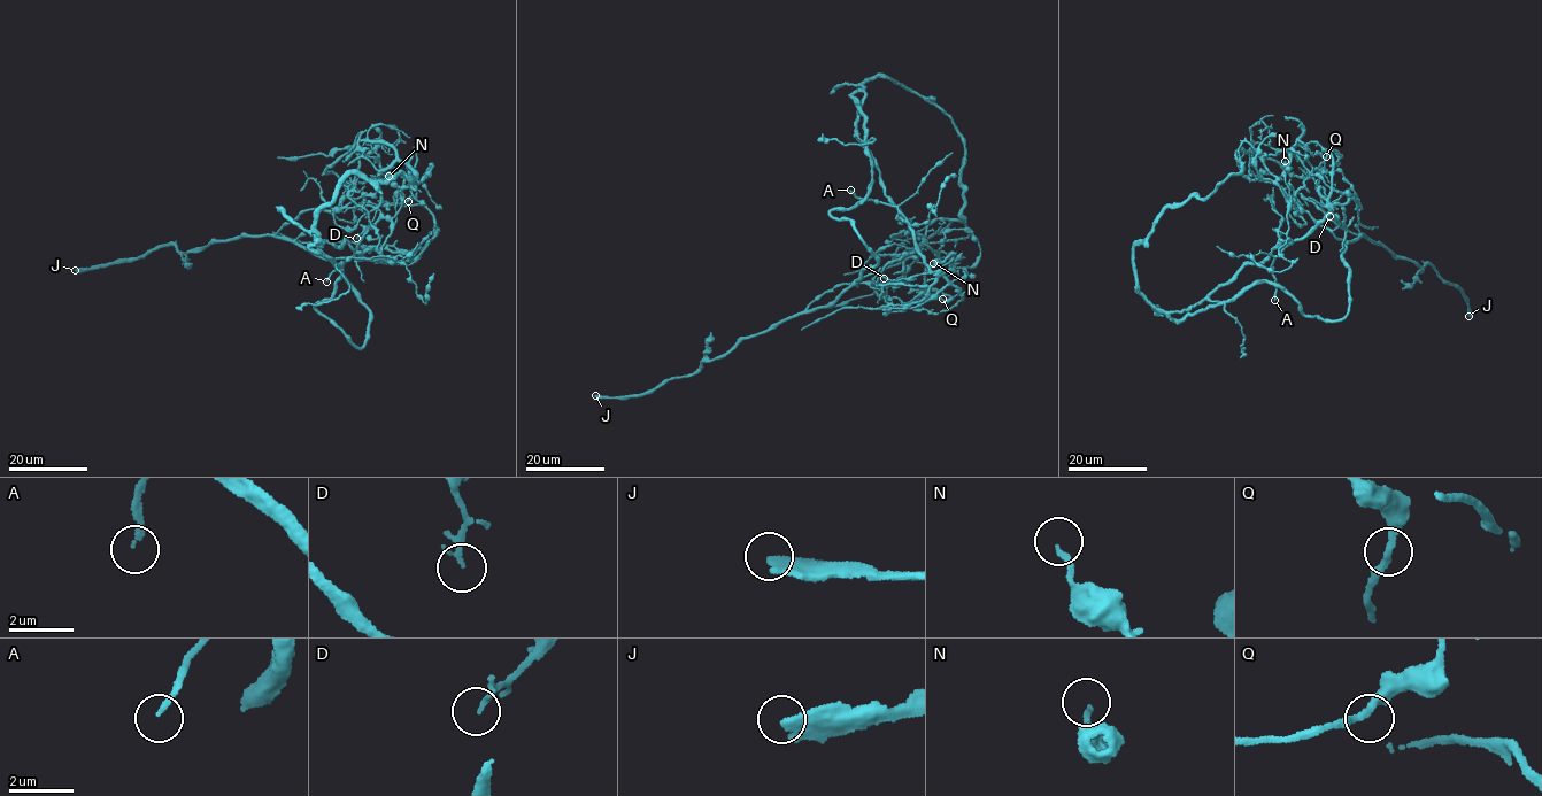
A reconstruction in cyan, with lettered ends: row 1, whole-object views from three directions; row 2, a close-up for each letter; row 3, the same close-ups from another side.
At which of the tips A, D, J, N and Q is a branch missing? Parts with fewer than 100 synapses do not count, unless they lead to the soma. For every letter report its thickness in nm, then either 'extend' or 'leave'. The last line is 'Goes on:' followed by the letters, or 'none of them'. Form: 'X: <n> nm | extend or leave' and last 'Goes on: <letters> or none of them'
A: 140 nm | extend
D: 180 nm | leave
J: 360 nm | extend
N: 150 nm | leave
Q: 240 nm | leave
Goes on: A, J

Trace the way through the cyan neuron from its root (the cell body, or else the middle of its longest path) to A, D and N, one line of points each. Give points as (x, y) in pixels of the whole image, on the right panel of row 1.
A: (1332, 233), (1298, 205), (1289, 201), (1287, 244), (1272, 264), (1277, 281), (1274, 300)
D: (1332, 233), (1338, 240), (1350, 242), (1364, 237), (1338, 225), (1325, 214), (1318, 184), (1325, 191), (1330, 216)
N: (1332, 233), (1298, 205), (1288, 202), (1290, 195), (1285, 161)

